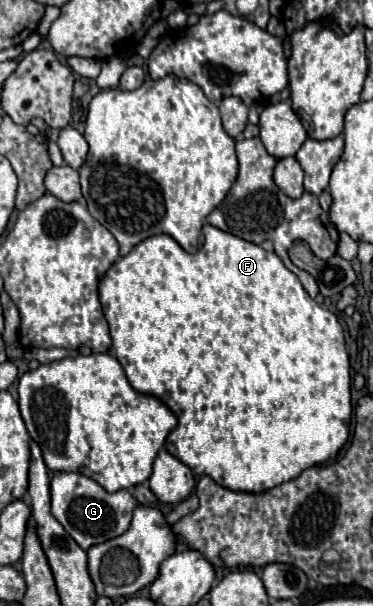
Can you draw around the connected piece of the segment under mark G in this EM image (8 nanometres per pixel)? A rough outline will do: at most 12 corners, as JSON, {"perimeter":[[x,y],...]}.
{"perimeter":[[78,472],[50,480],[52,516],[84,550],[126,532],[136,508]]}

